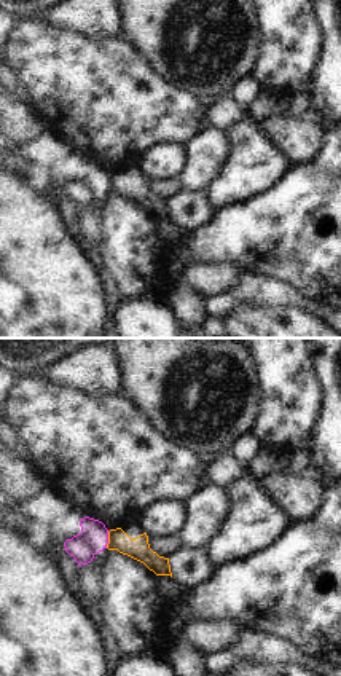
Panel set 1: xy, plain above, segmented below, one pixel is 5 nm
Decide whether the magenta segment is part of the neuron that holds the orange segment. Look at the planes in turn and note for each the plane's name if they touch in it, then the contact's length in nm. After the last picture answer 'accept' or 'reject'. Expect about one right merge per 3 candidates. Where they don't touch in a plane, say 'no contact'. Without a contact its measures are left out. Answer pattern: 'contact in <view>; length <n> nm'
contact in xy; length 90 nm

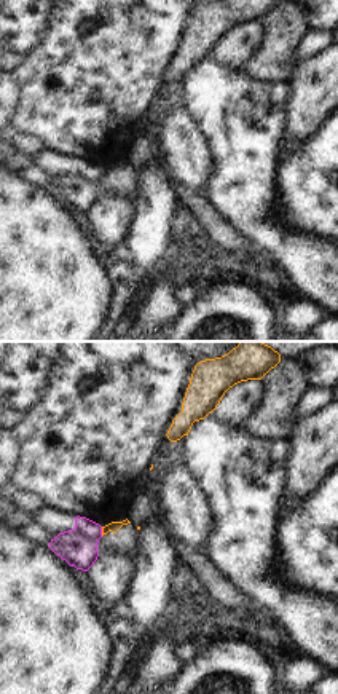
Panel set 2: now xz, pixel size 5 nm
contact in xz; length 50 nm

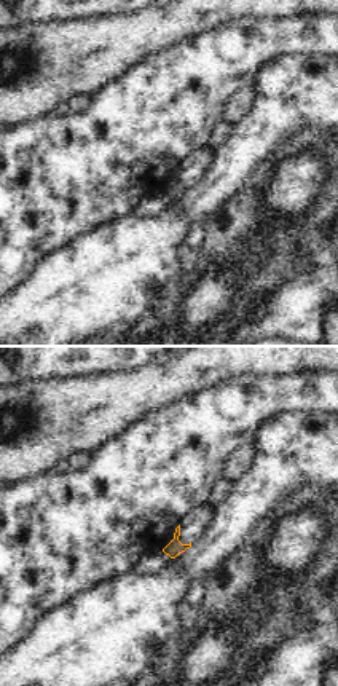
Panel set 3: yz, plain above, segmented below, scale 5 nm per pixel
no contact

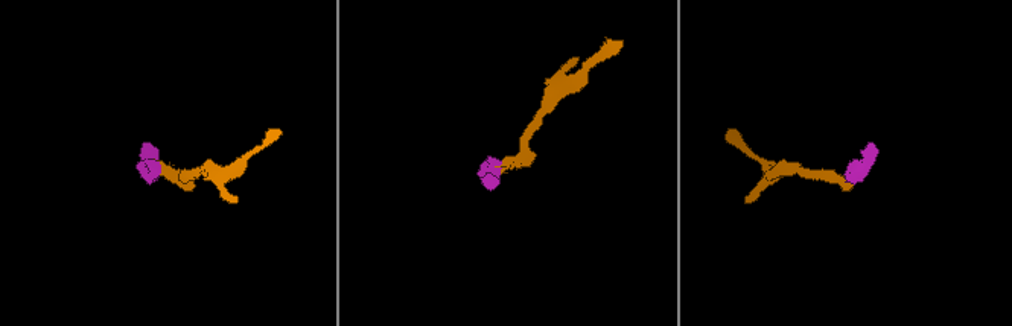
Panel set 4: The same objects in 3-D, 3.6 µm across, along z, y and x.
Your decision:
reject

